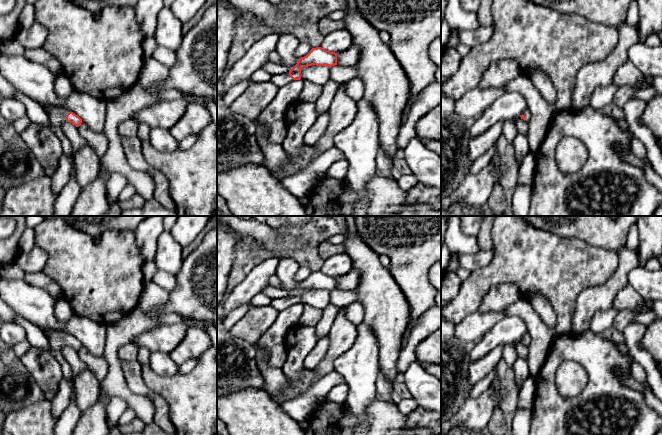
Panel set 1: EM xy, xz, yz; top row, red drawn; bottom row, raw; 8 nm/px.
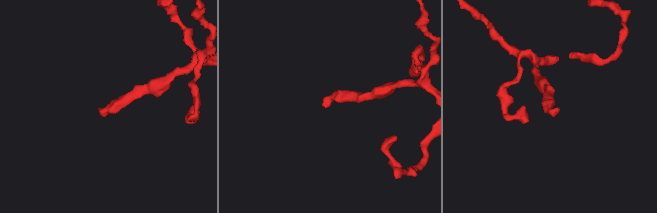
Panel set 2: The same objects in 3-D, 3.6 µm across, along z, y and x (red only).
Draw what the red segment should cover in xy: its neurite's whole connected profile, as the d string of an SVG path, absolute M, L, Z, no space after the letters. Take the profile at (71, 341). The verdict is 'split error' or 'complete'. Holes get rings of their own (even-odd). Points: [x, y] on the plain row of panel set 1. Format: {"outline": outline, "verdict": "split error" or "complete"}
{"outline": "M44 328L40 329L44 332L49 340L50 346L55 350L60 350L64 346L70 346L76 351L79 351L82 347L82 343L79 340L62 331Z", "verdict": "split error"}

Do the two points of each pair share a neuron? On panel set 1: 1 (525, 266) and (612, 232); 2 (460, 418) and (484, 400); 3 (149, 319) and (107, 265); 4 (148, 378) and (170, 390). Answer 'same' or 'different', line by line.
1: different
2: same
3: different
4: same

